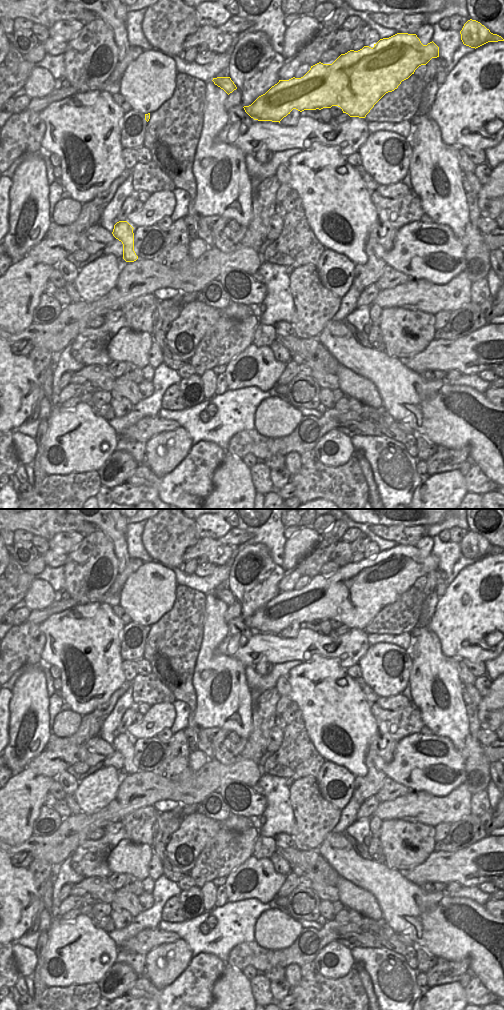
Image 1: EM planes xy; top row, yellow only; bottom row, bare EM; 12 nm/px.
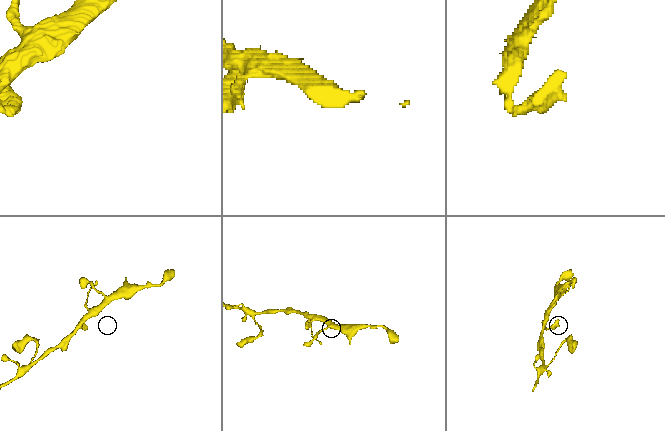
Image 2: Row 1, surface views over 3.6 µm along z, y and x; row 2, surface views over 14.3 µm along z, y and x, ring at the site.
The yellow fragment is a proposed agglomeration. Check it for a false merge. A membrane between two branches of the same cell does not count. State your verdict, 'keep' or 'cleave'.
keep

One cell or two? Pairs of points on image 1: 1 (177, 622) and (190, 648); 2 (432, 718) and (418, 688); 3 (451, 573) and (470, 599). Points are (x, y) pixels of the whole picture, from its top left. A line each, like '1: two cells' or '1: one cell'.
1: one cell
2: one cell
3: two cells

